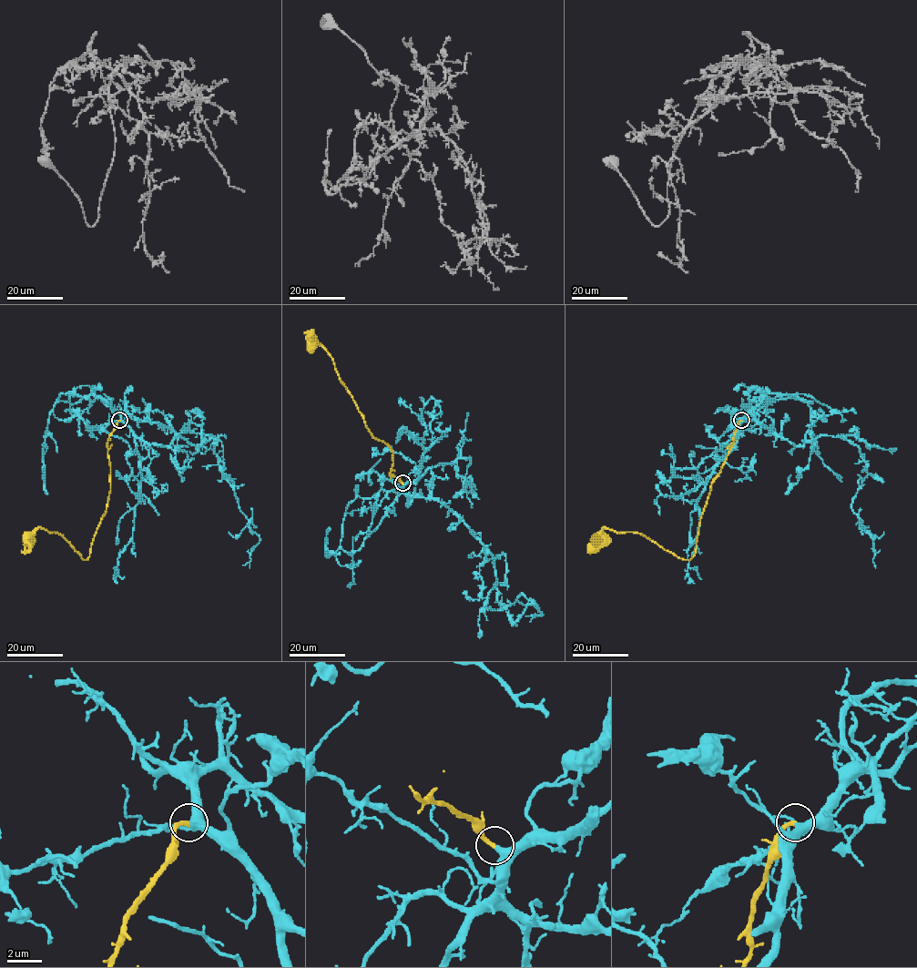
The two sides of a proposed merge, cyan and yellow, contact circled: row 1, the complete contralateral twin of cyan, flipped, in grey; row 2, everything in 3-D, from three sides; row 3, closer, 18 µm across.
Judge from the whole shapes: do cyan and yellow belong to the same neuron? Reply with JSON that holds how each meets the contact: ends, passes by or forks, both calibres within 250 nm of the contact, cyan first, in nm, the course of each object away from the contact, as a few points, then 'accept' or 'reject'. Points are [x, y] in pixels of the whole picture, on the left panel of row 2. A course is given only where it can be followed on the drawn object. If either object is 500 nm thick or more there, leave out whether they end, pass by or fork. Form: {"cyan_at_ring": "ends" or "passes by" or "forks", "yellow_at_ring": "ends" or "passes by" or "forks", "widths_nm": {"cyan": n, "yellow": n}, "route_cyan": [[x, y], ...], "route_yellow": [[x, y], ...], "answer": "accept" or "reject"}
{"cyan_at_ring": "ends", "yellow_at_ring": "ends", "widths_nm": {"cyan": 380, "yellow": 260}, "route_cyan": [[119, 420], [125, 412], [160, 423], [193, 445], [213, 436], [220, 471], [259, 538], [243, 565]], "route_yellow": [[119, 420], [107, 443], [110, 493], [89, 555], [84, 560], [56, 532], [39, 528], [31, 537]], "answer": "accept"}

